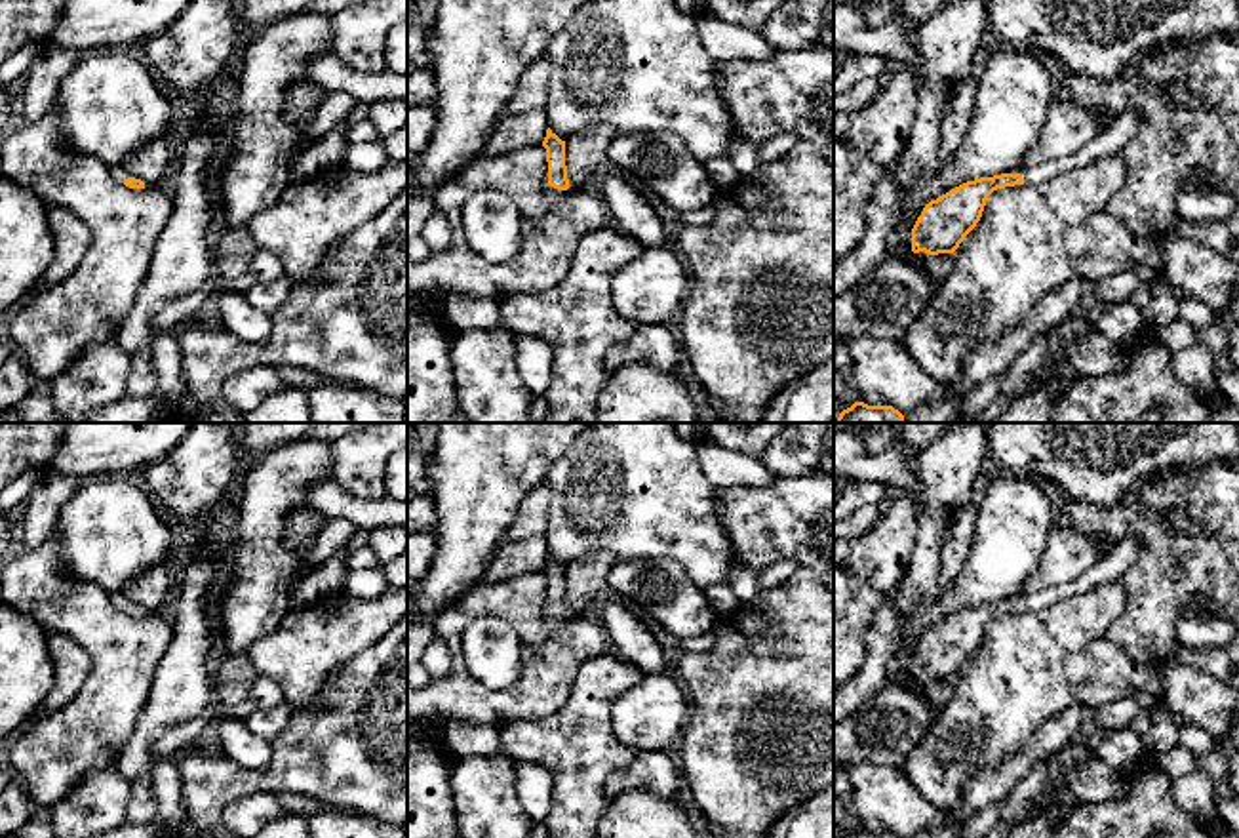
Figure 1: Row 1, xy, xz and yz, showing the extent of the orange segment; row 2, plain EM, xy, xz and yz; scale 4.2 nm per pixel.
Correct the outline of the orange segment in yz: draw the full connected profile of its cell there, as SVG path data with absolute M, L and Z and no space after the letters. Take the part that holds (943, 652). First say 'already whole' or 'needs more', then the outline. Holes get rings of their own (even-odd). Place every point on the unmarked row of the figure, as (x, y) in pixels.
needs more; M1127 537L1068 585L1039 589L1022 600L980 604L952 615L923 634L912 655L912 678L954 680L980 648L986 627L993 617L1049 608L1064 598L1085 594L1106 581L1117 581L1142 552L1142 541Z

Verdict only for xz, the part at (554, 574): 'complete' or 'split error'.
split error

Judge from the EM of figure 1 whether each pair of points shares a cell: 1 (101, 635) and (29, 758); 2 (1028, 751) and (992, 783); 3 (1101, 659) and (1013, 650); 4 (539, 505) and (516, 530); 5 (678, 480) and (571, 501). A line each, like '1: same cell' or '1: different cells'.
1: same cell
2: same cell
3: different cells
4: same cell
5: same cell

